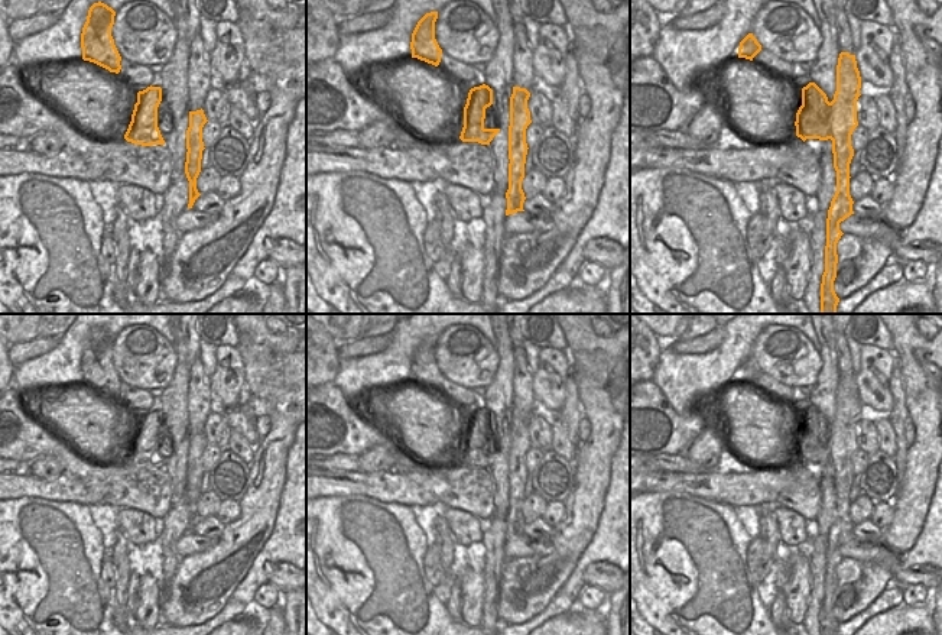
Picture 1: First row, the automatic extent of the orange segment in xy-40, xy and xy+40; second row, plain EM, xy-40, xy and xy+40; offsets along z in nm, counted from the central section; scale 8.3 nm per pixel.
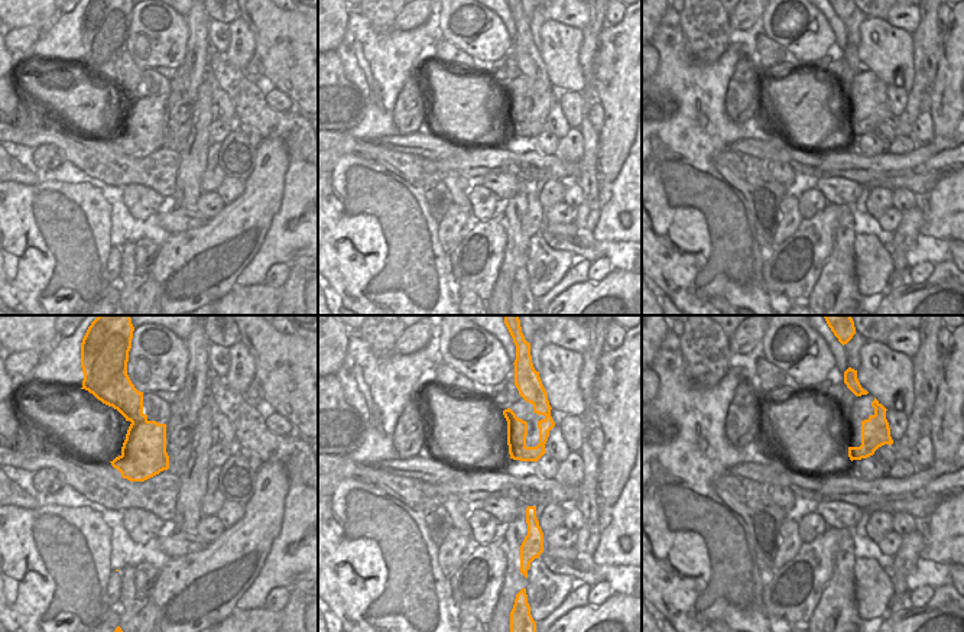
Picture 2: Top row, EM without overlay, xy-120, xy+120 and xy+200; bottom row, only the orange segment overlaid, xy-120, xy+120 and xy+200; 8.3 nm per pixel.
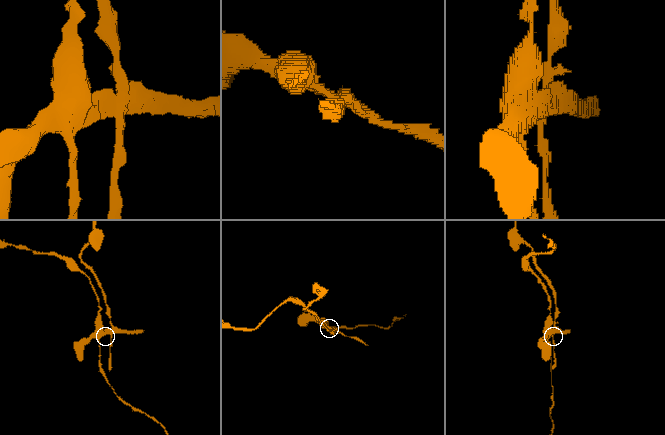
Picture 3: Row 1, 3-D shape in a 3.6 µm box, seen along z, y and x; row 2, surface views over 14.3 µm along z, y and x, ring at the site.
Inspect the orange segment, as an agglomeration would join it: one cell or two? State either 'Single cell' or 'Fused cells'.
Fused cells.

